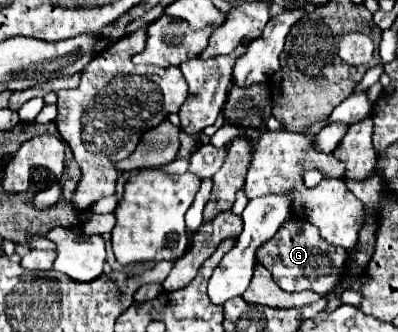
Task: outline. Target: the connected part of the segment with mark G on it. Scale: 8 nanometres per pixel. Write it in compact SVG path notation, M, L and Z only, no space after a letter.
M287 217L281 229L267 243L259 245L255 259L271 271L275 283L287 293L313 289L315 293L323 295L335 287L335 281L339 281L339 271L335 267L325 267L325 241L319 237L319 231L303 219Z

